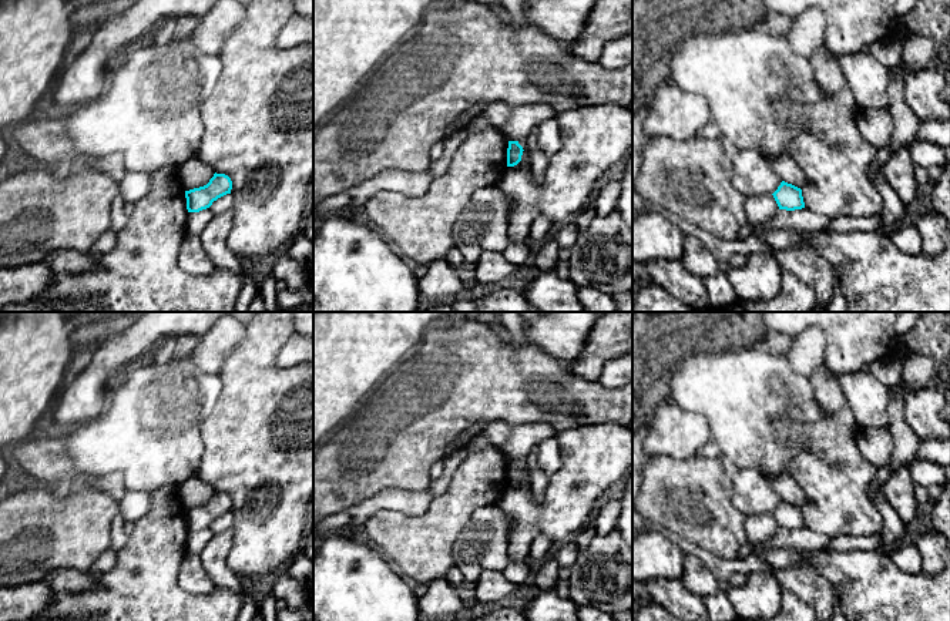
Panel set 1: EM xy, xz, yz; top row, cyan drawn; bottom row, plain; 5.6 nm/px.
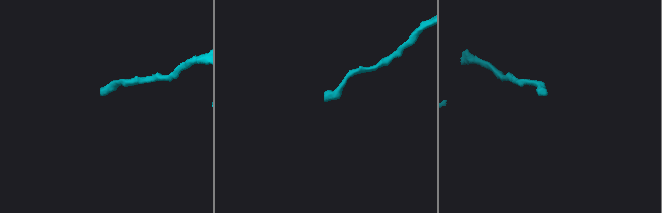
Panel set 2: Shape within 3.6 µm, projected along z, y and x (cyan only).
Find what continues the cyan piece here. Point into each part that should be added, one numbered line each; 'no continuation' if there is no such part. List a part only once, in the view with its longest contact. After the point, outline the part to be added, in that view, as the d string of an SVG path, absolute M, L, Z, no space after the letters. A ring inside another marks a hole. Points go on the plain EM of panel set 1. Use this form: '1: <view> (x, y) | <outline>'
no continuation

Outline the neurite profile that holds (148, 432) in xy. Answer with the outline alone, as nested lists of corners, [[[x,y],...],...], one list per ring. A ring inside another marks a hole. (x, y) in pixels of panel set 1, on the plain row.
[[[148,358],[117,379],[105,409],[95,419],[61,430],[66,454],[80,474],[100,477],[121,473],[127,491],[178,489],[197,476],[205,450],[199,427],[221,393],[219,376],[201,370],[191,359],[158,365]]]

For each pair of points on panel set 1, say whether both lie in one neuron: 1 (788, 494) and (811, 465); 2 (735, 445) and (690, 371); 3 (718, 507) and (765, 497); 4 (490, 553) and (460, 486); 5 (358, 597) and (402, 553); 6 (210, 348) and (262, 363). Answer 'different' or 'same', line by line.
1: different
2: same
3: different
4: different
5: different
6: different

